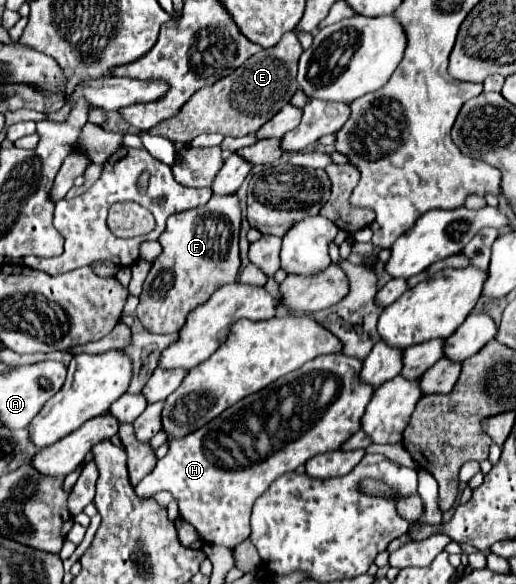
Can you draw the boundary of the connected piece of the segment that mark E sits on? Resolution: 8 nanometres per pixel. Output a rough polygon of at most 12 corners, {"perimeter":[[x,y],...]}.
{"perimeter":[[296,32],[148,132],[254,134],[298,90]]}

